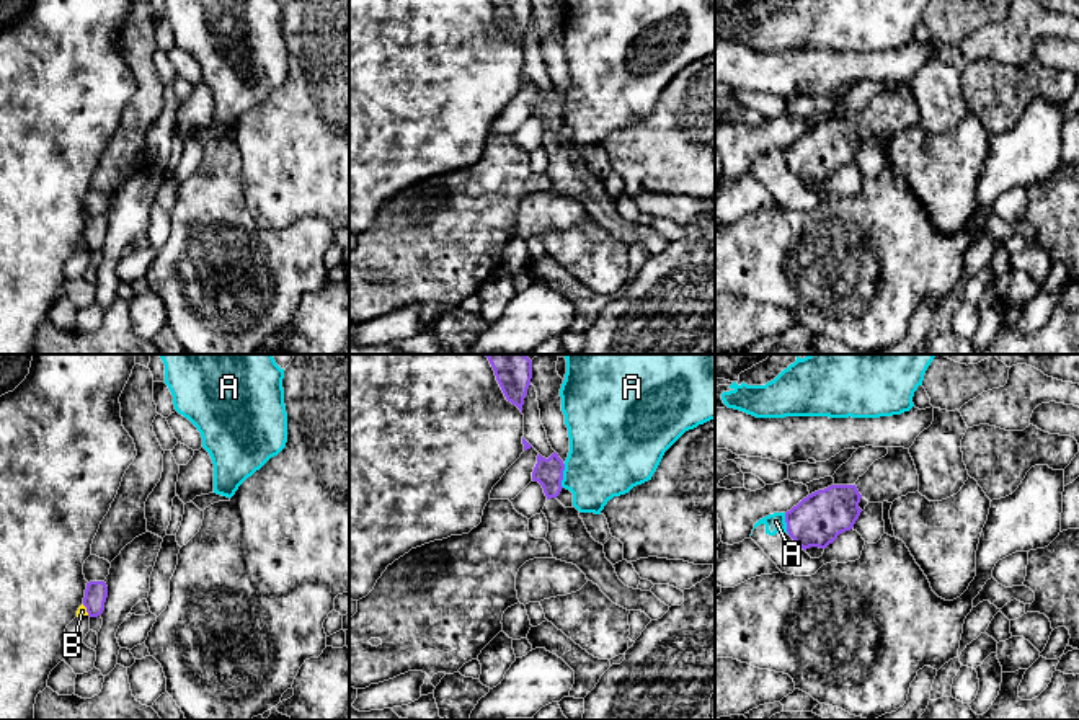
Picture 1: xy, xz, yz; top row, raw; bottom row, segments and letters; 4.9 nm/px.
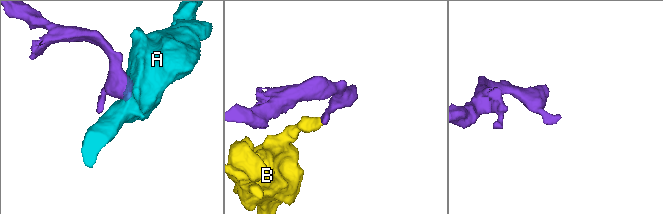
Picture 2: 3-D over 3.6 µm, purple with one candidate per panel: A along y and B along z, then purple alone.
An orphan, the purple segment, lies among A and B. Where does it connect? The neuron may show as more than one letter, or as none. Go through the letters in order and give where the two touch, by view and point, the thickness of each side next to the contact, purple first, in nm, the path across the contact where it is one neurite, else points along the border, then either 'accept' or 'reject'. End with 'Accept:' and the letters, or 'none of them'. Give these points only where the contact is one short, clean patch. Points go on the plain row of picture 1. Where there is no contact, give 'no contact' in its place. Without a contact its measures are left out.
A: meets purple in xz at (562, 110); 140 nm thick on the purple side, 380 nm on the other; border along xz (565, 98), (562, 121); reject
B: meets purple in xy at (87, 244); 110 nm thick on the purple side, 50 nm on the other; border along xy (82, 239), (88, 248); reject
Accept: none of them

